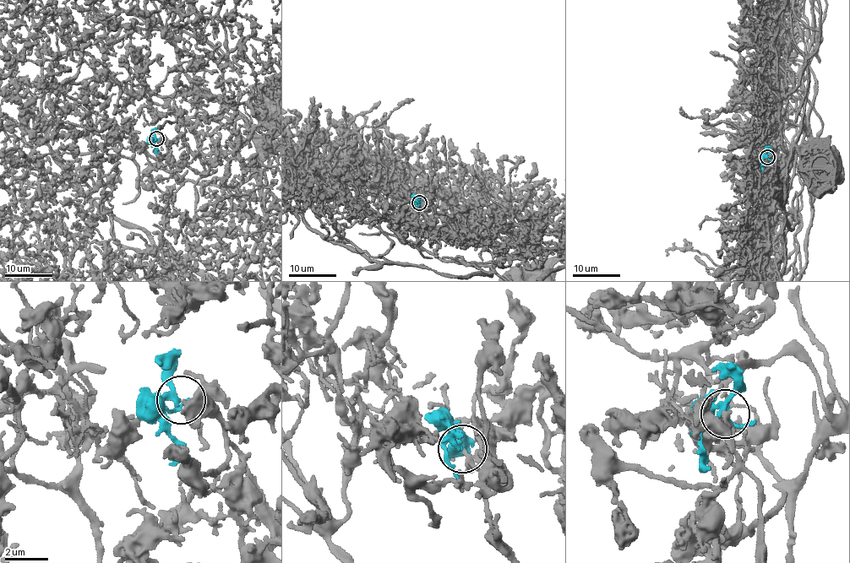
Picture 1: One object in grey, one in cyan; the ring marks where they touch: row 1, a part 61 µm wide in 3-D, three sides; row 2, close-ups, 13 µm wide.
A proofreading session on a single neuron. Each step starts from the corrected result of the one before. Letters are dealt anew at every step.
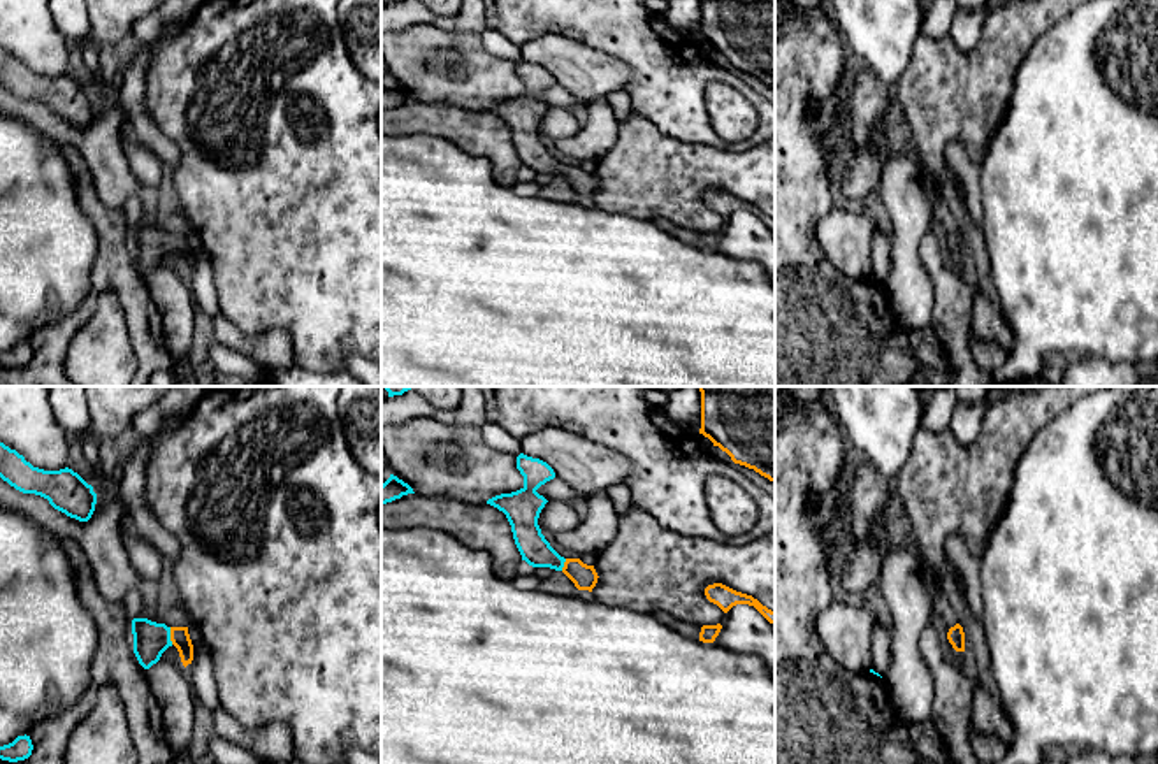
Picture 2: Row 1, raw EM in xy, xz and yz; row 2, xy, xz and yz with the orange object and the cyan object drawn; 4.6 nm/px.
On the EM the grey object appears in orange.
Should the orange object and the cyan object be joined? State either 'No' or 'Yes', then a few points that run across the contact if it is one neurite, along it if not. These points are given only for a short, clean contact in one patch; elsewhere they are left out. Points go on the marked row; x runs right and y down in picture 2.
Yes. Line: xy (180, 636), (171, 636), (150, 640)

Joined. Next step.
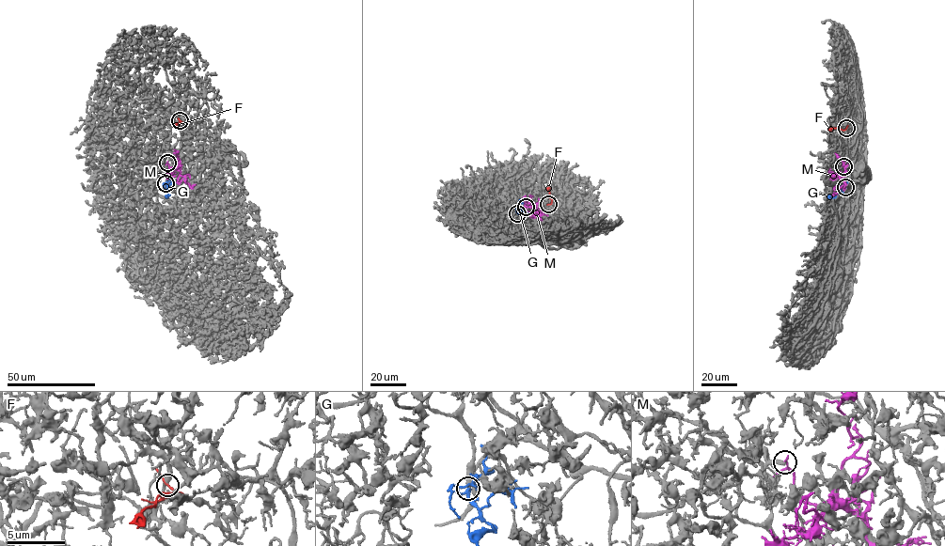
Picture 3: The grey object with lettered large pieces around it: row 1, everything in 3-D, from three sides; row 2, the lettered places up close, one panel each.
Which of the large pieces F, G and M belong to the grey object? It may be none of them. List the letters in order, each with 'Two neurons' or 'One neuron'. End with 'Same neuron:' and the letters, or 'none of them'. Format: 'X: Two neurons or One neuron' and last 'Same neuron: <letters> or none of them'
F: Two neurons
G: One neuron
M: Two neurons
Same neuron: G

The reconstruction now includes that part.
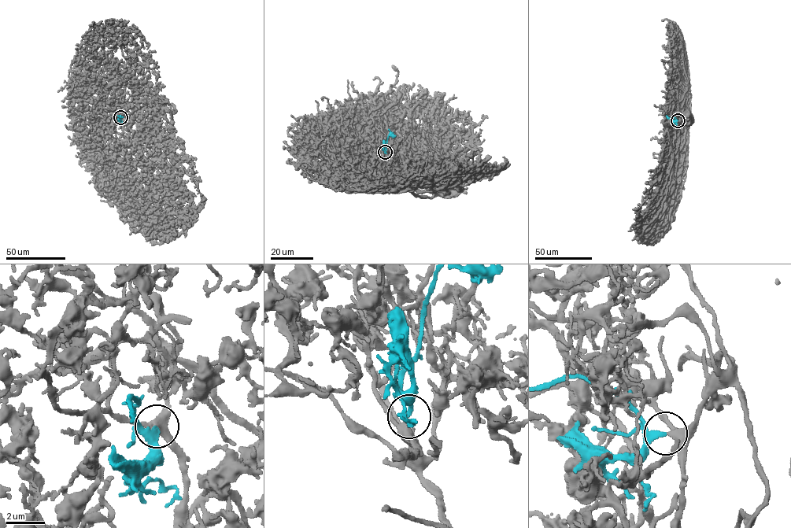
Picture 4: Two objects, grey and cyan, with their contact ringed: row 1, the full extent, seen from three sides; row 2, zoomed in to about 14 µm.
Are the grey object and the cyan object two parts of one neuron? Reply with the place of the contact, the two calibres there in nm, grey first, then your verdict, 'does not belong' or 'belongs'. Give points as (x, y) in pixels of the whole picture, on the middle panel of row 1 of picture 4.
place (385, 152); calibres 320 and 200 nm; belongs

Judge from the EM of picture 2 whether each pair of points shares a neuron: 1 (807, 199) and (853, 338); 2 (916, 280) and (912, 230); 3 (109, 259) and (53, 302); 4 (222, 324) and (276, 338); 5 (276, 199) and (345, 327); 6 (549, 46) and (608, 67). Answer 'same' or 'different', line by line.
1: same
2: same
3: different
4: same
5: same
6: same

